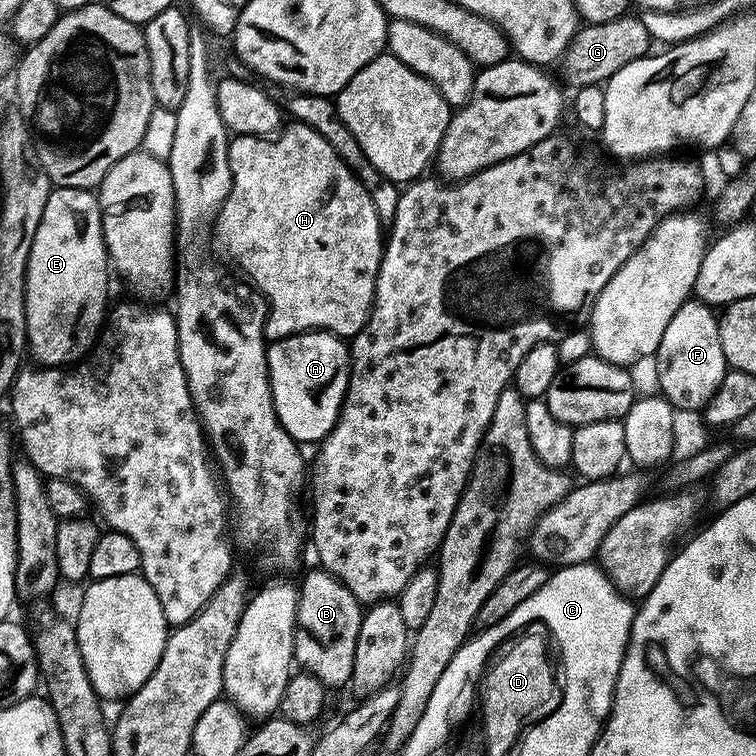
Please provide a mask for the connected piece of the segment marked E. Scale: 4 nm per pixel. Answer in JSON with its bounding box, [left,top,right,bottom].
[25,187,110,368]

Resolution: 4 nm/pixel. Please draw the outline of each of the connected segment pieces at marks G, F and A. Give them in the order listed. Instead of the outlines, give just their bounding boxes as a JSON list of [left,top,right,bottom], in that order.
[[562,14,650,88],[654,302,729,412],[267,330,350,441]]

